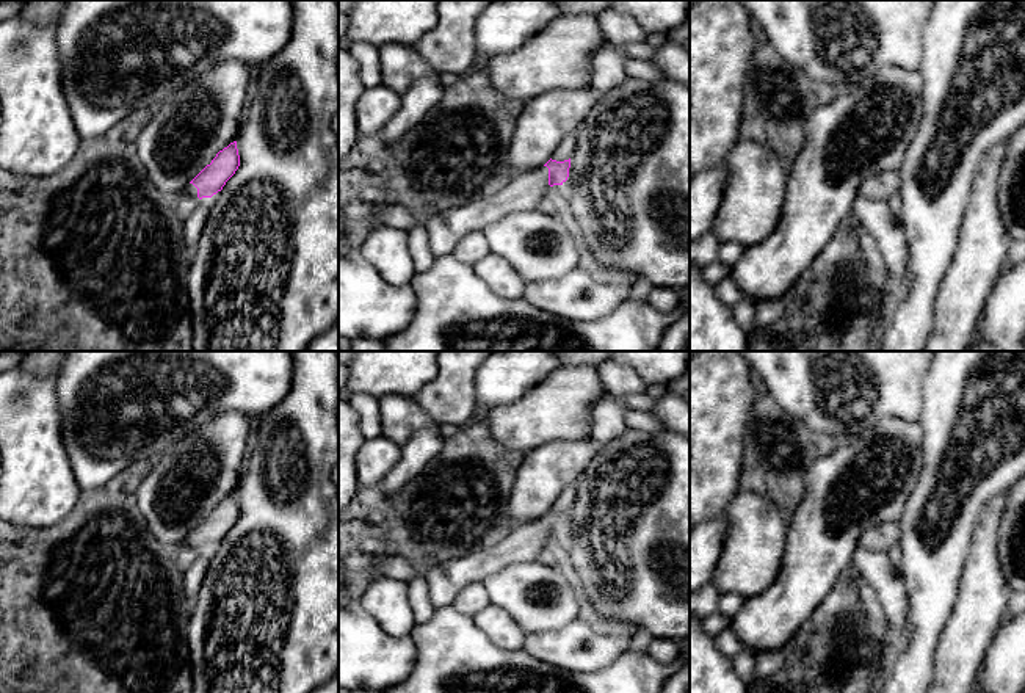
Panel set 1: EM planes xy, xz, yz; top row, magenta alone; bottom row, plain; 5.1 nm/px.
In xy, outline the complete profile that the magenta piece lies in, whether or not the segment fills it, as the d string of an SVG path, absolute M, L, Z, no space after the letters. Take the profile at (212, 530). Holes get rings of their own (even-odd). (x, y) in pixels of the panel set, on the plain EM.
M237 492L219 502L179 547L212 549L223 541L226 533L235 525L240 517Z

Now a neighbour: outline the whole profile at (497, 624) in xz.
M489 604L473 616L475 624L505 651L520 651L527 632L502 608Z

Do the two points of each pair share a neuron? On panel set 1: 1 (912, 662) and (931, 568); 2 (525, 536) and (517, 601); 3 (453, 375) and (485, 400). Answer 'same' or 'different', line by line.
1: same
2: different
3: different

